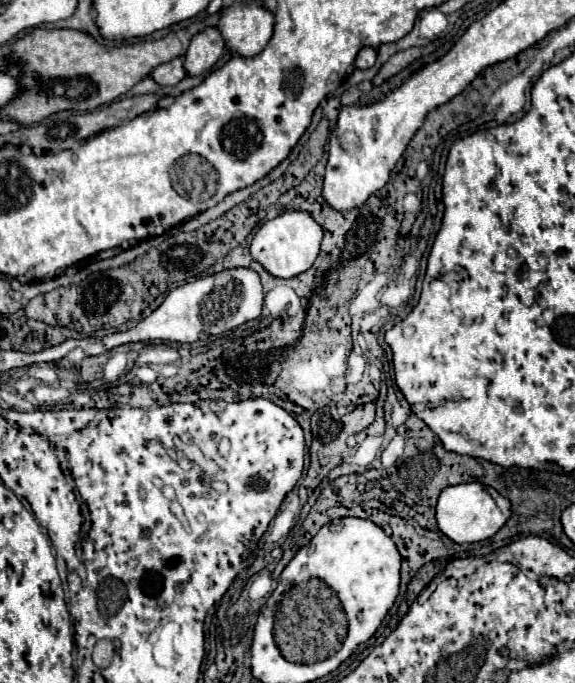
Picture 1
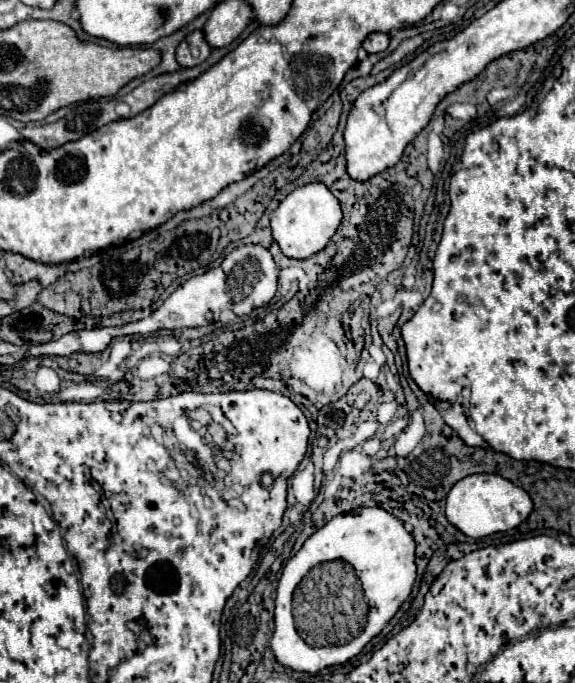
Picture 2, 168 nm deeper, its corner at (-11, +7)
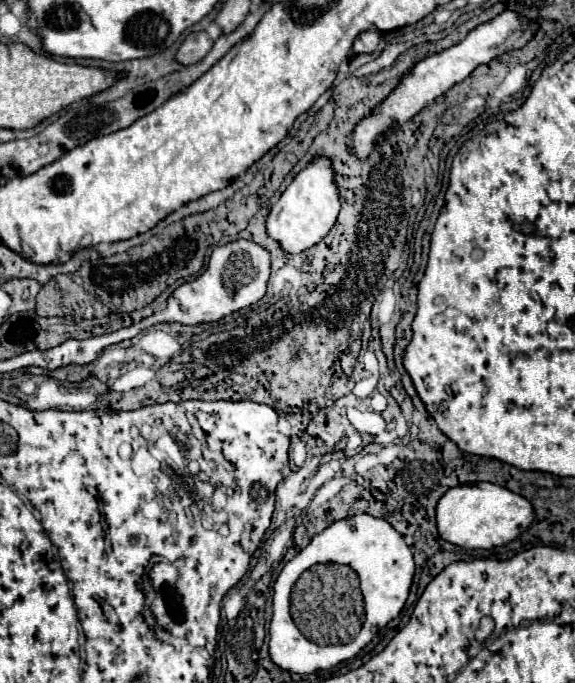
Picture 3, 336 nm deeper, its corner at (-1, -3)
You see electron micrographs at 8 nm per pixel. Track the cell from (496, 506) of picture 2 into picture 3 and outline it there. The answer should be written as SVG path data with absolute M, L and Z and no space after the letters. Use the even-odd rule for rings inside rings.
M490 482L456 486L448 490L436 506L438 532L446 542L462 548L494 548L518 538L534 520L532 506L526 498Z

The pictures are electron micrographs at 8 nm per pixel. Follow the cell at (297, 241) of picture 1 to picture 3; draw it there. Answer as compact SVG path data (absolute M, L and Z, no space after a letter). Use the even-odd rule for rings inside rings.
M316 156L314 162L292 180L292 184L280 196L280 200L272 206L266 220L266 232L272 240L280 244L284 252L300 254L318 244L330 232L330 228L336 222L338 210L340 202L338 202L338 188L334 186L332 164L328 158Z

